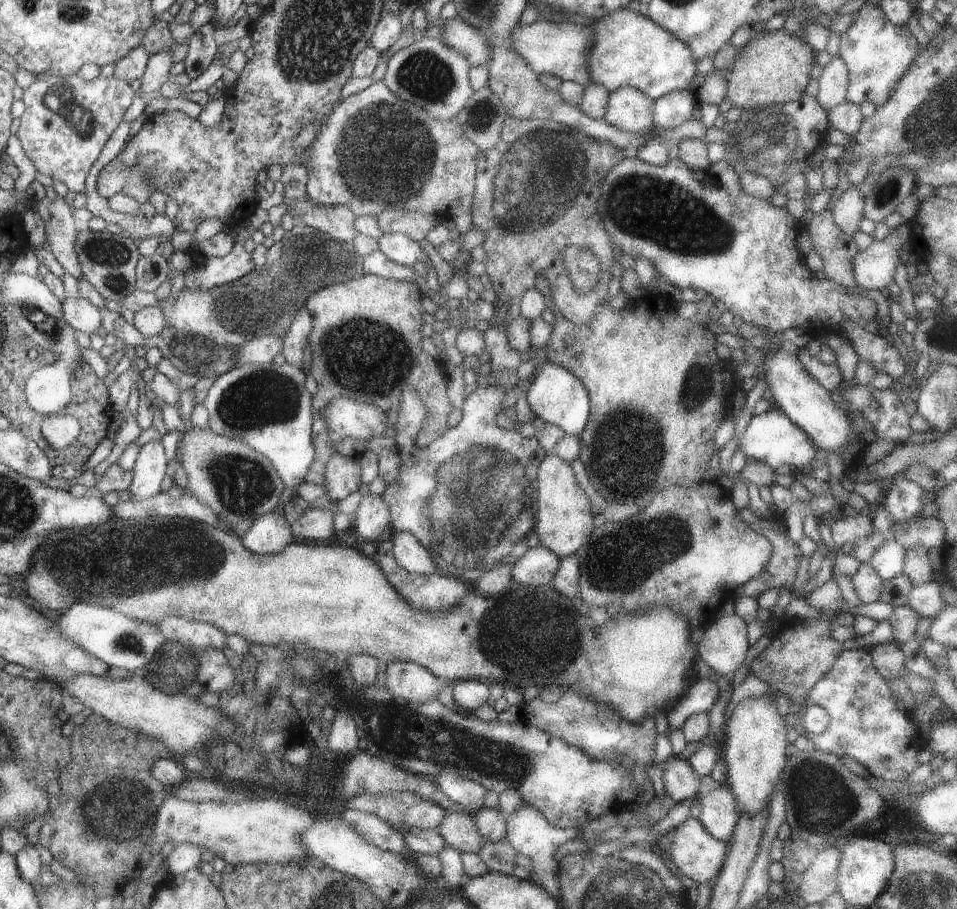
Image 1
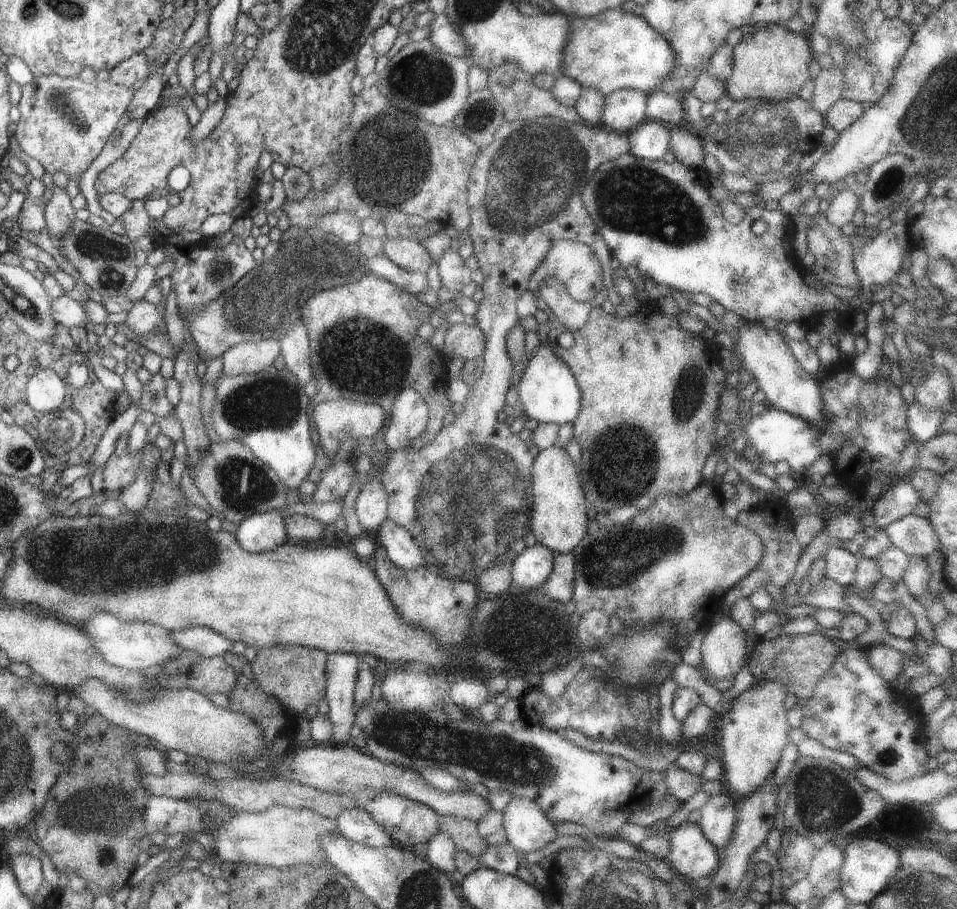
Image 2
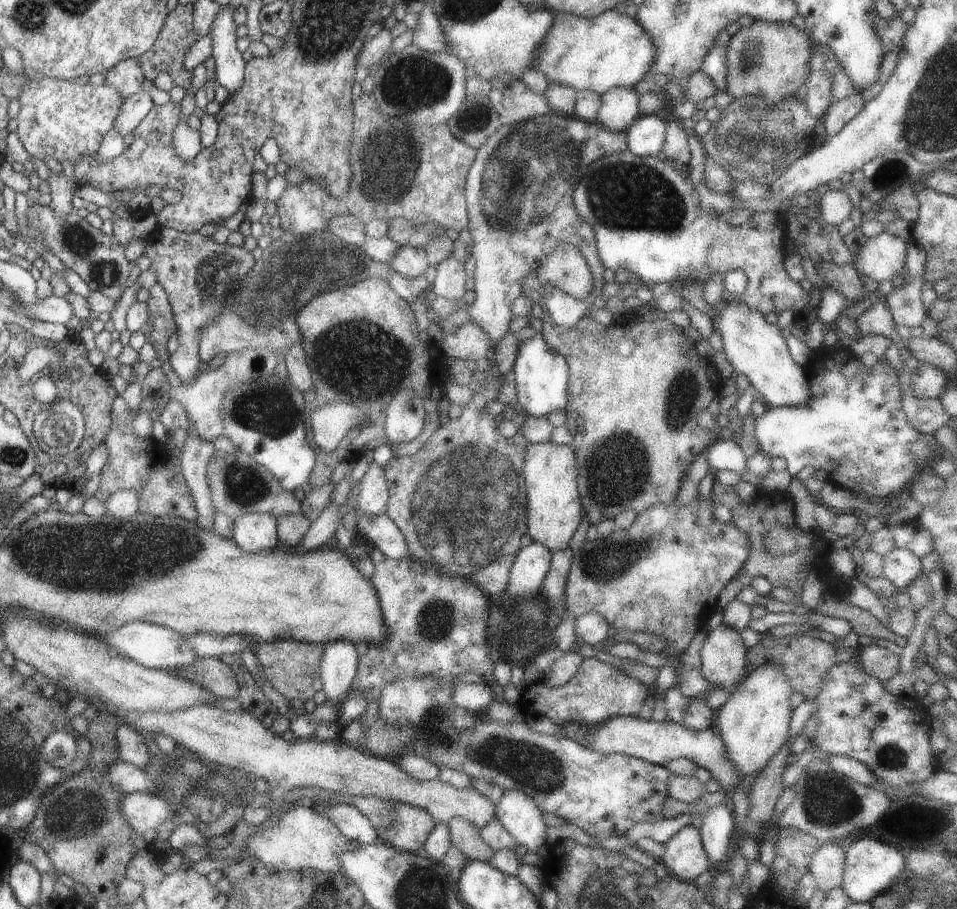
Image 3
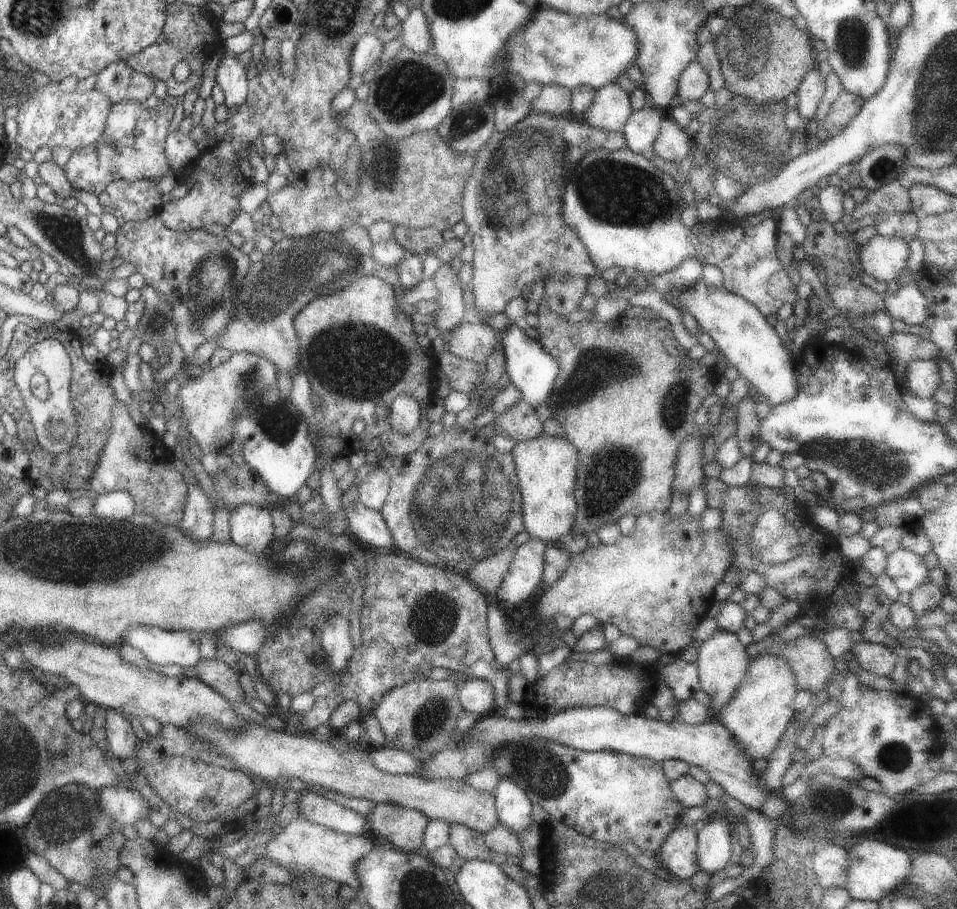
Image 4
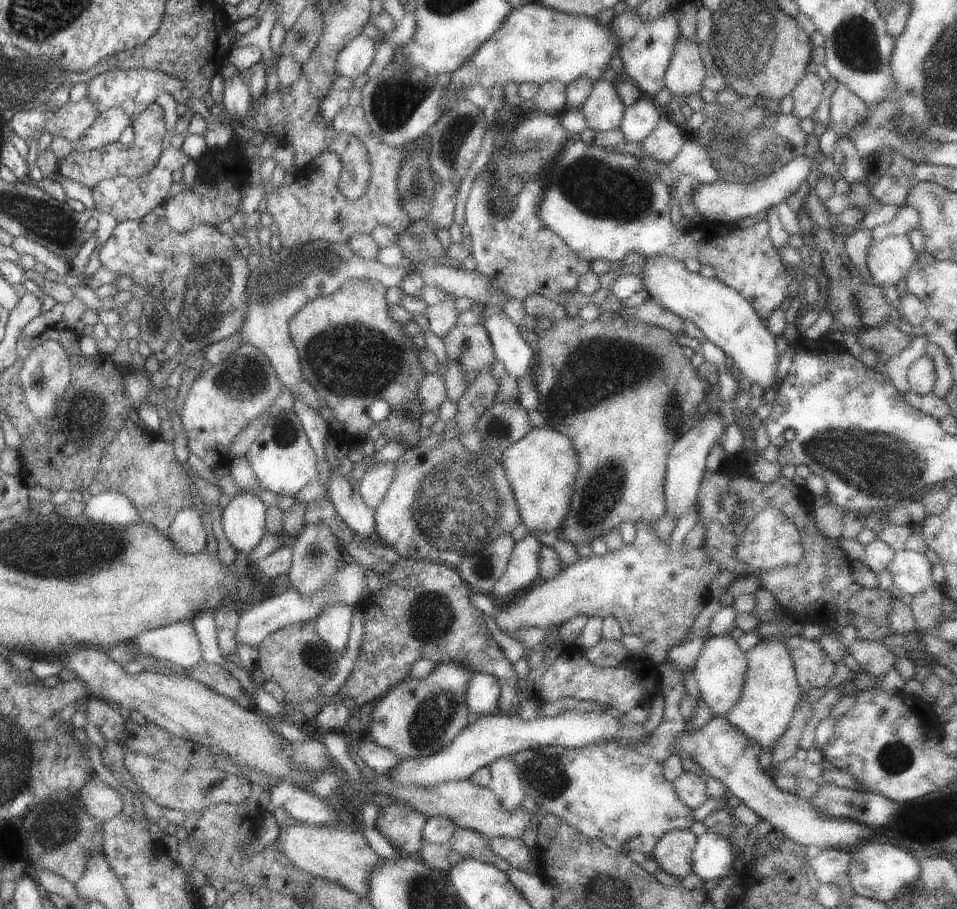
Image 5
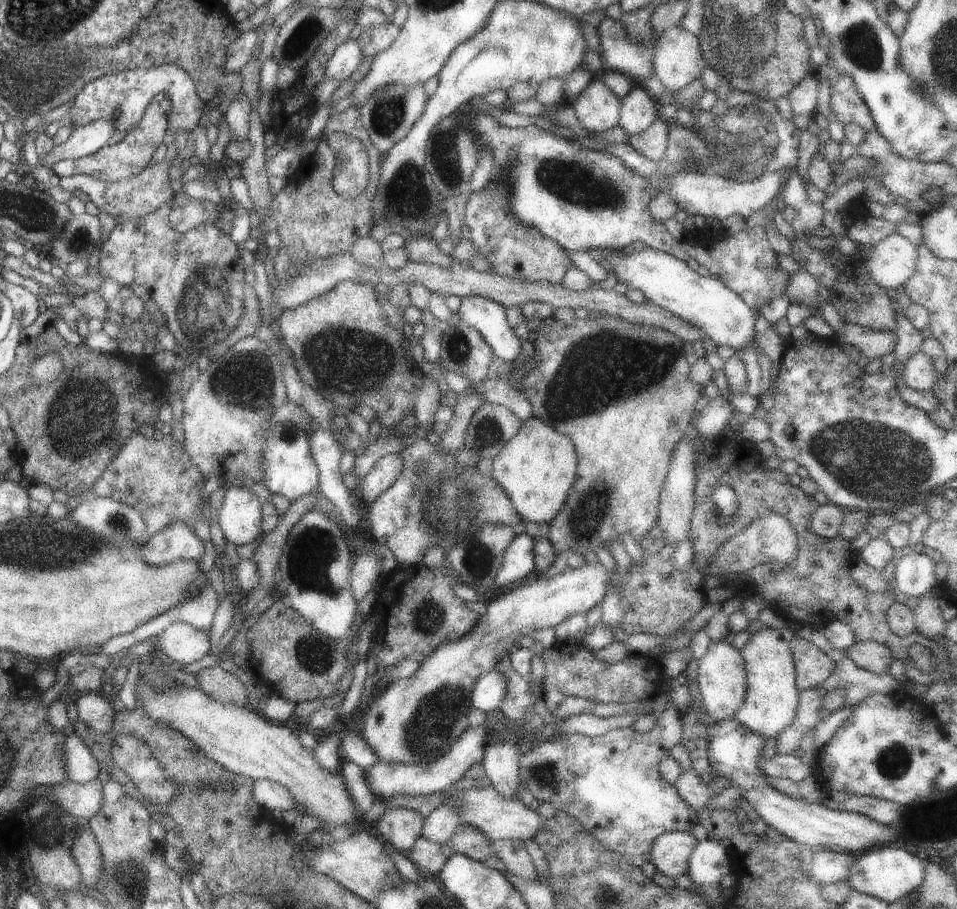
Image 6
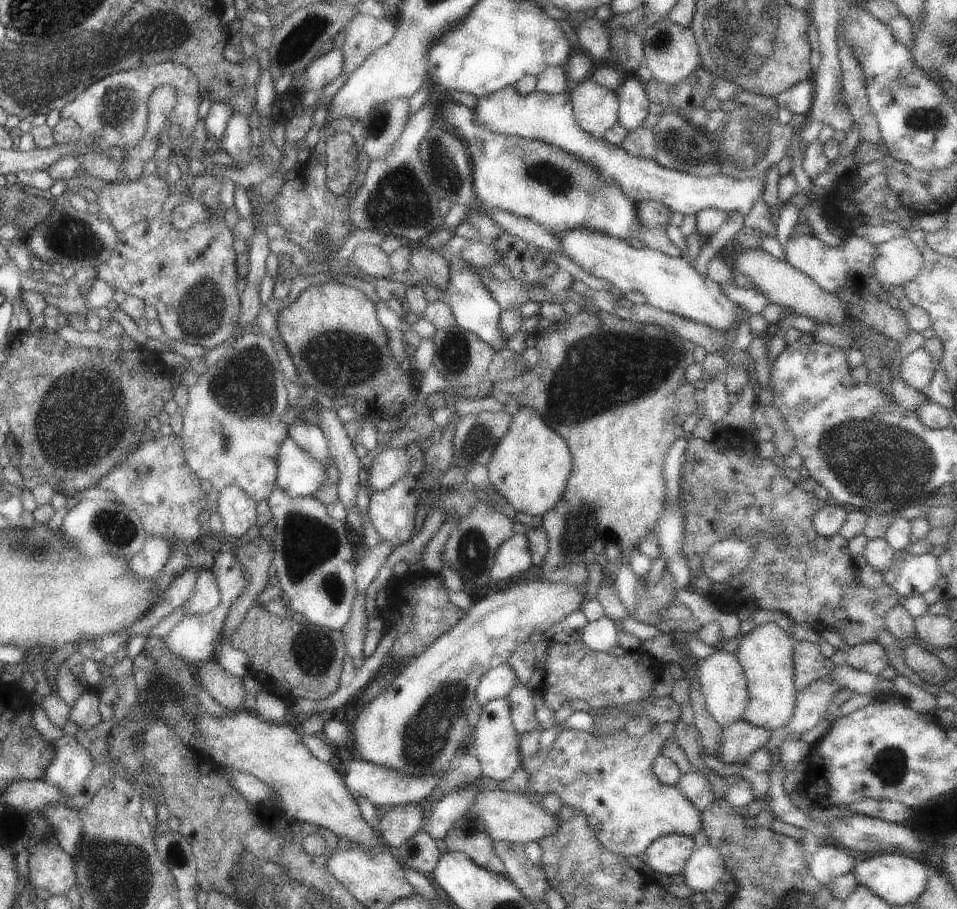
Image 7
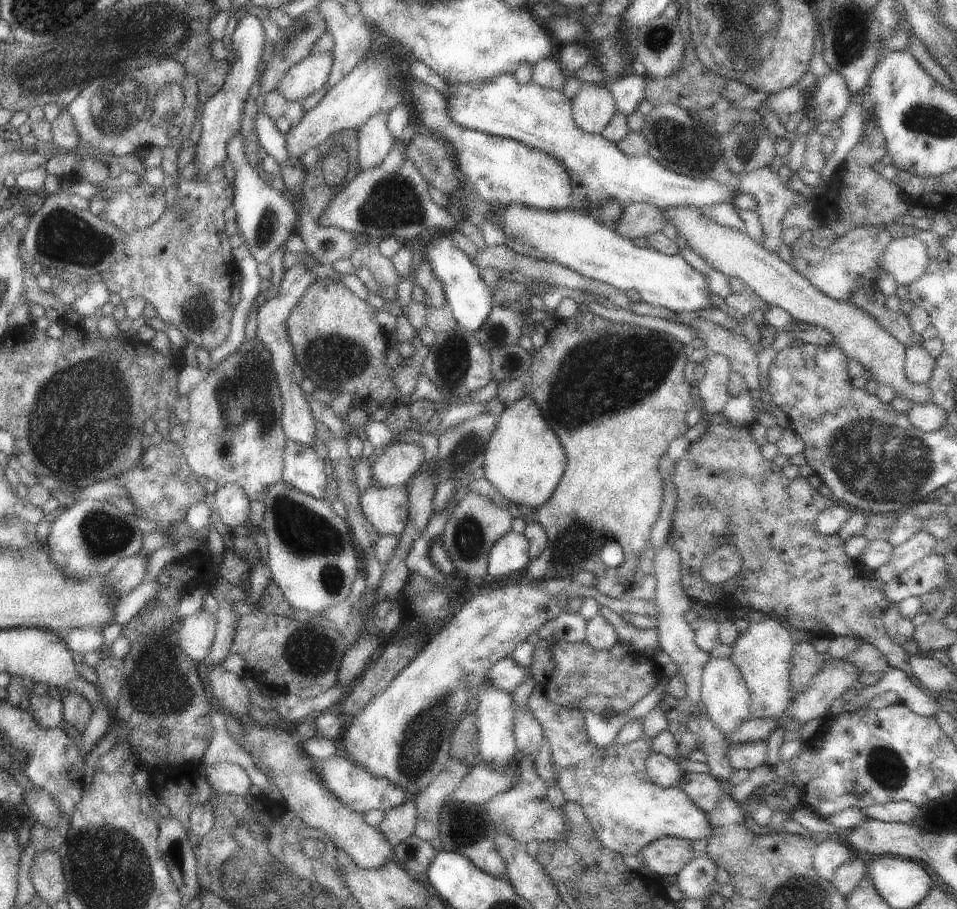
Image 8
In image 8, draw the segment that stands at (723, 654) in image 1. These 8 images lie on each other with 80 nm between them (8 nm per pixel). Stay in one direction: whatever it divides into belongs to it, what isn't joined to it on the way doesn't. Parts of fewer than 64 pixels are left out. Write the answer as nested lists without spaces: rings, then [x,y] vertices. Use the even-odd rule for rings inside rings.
[[[711,658],[703,670],[701,705],[712,724],[725,737],[733,733],[751,714],[751,692],[741,672],[730,658]]]

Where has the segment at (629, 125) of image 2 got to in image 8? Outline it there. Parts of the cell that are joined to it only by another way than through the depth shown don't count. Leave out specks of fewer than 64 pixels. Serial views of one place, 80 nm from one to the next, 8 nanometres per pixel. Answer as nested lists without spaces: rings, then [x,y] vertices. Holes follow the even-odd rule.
[[[585,82],[571,100],[574,107],[575,122],[592,134],[602,134],[614,116],[618,115],[618,104],[615,97],[604,86],[595,86]]]

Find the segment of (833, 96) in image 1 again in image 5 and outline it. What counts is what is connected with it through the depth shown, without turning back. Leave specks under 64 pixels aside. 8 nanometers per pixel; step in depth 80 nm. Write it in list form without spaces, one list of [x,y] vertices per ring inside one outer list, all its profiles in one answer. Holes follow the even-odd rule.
[[[807,73],[798,86],[792,90],[794,99],[793,114],[798,119],[815,119],[816,108],[822,100],[825,83],[816,74]]]

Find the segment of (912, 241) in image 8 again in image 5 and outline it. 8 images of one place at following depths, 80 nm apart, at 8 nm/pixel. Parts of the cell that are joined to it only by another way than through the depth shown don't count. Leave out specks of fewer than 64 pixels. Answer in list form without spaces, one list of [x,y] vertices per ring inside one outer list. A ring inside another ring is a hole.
[[[890,236],[873,240],[866,264],[874,282],[883,287],[896,287],[908,277],[916,261],[916,251],[907,236]]]

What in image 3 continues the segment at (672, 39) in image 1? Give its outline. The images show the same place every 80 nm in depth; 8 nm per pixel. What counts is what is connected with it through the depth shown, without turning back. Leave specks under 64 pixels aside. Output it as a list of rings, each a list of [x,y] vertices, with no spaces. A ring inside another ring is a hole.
[[[610,10],[596,16],[585,18],[574,14],[554,14],[557,16],[555,28],[552,29],[548,42],[540,48],[540,58],[536,60],[533,70],[538,70],[549,82],[558,82],[565,86],[572,86],[575,90],[592,90],[602,96],[608,90],[614,88],[634,88],[641,82],[644,76],[656,66],[656,58],[659,57],[659,46],[651,35],[644,30],[636,18],[631,18],[626,13],[620,14],[616,10]]]

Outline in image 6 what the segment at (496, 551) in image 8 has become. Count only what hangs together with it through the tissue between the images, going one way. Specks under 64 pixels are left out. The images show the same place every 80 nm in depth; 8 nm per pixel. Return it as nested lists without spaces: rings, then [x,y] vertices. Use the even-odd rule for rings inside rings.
[[[527,533],[515,535],[513,541],[506,547],[499,571],[494,582],[498,588],[518,584],[524,580],[530,572],[534,572],[535,563],[535,539]]]

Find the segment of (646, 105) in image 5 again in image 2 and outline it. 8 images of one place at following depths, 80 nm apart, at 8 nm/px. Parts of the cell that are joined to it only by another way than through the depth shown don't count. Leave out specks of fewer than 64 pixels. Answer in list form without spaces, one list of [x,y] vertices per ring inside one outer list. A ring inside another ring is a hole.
[[[642,122],[630,137],[629,153],[650,161],[663,160],[670,150],[670,129],[660,122]]]

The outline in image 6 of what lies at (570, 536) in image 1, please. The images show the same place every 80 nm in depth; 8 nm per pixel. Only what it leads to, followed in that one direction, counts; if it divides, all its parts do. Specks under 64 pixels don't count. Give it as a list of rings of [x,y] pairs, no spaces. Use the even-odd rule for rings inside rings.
[[[533,416],[522,422],[519,431],[493,455],[491,477],[507,491],[525,522],[543,521],[547,526],[566,502],[576,473],[576,450],[571,439]]]

